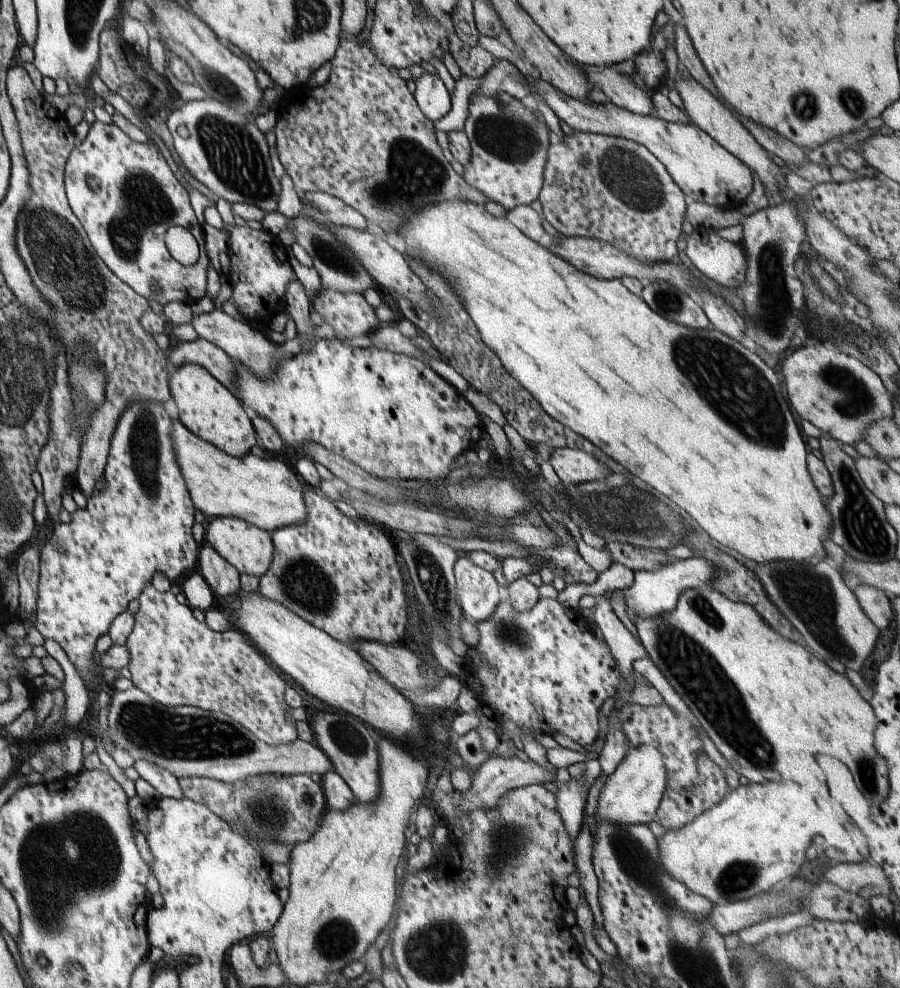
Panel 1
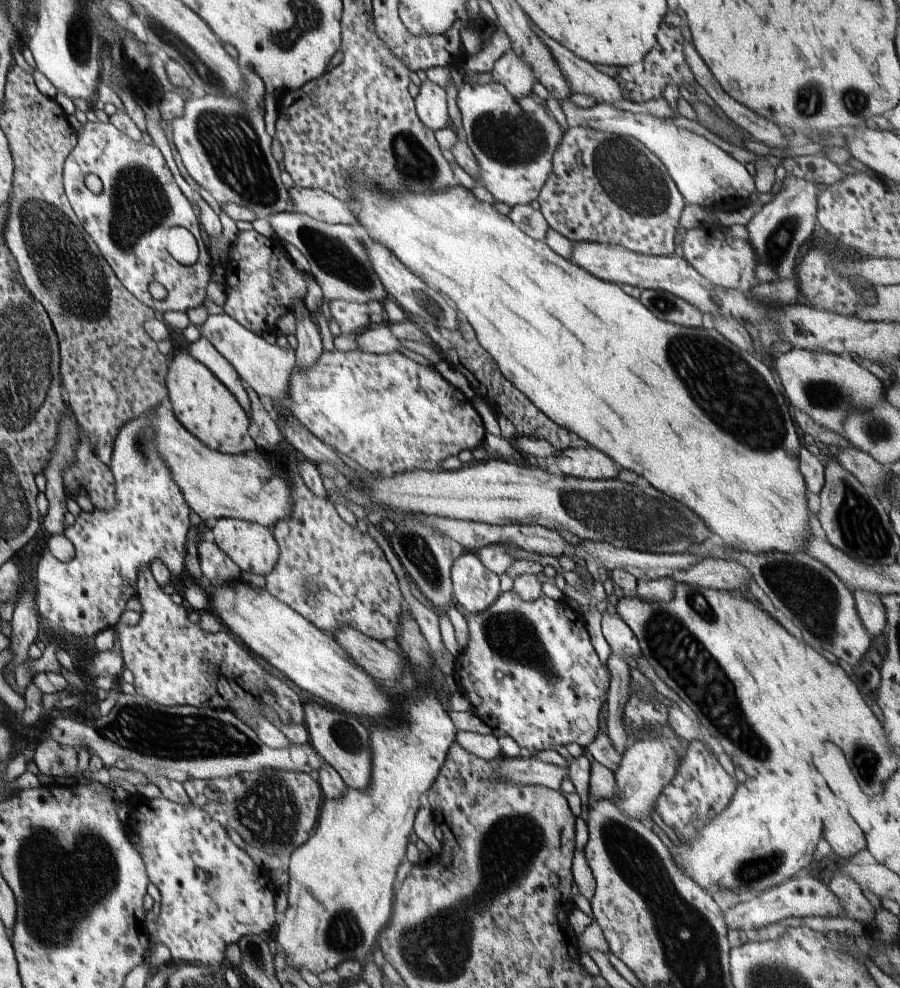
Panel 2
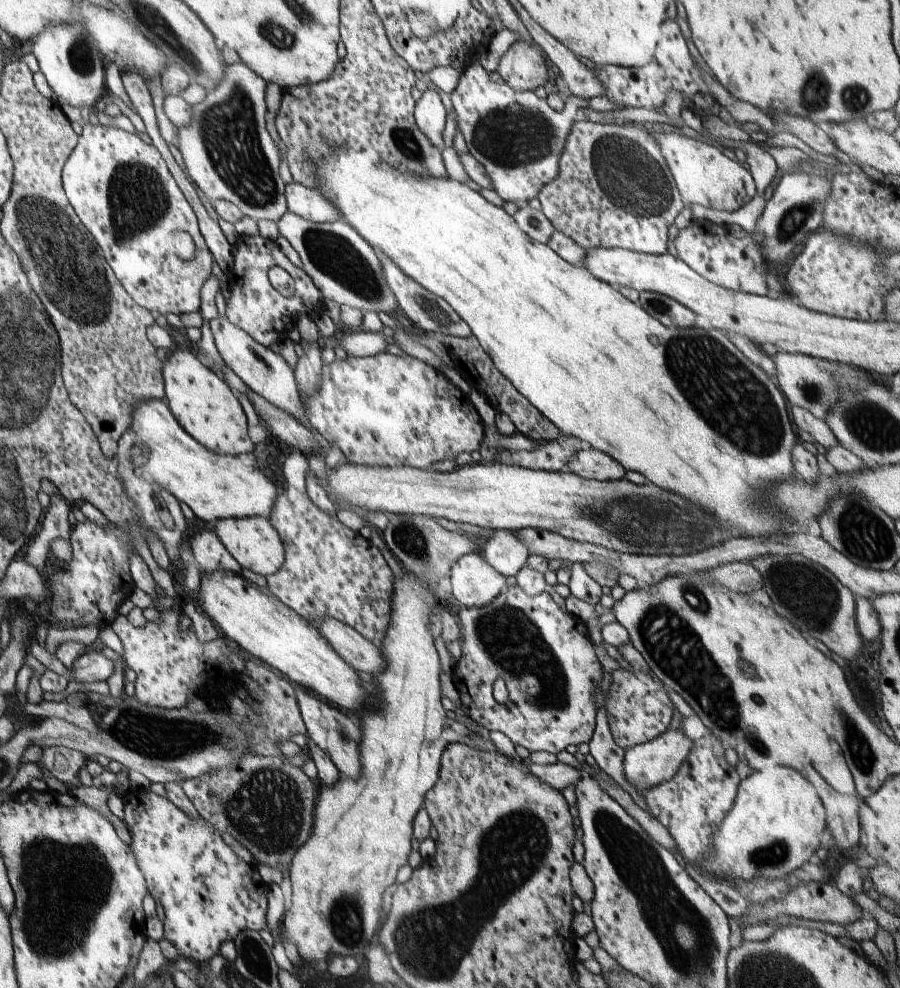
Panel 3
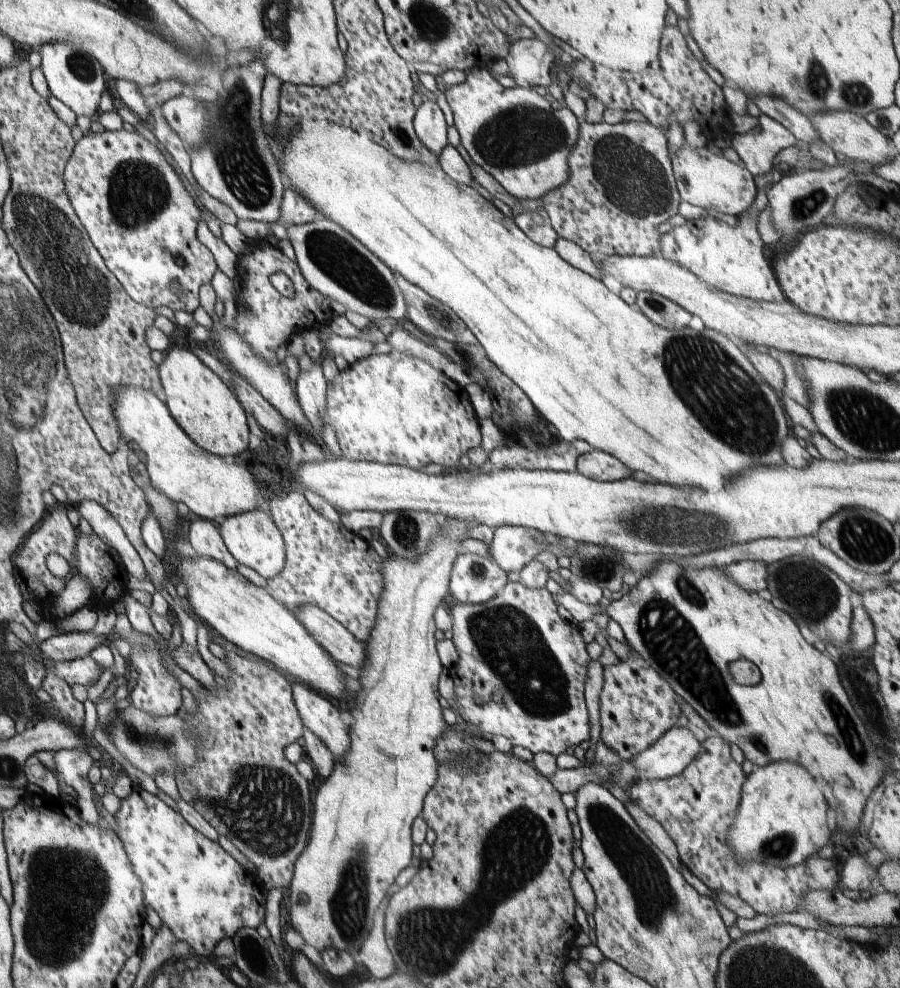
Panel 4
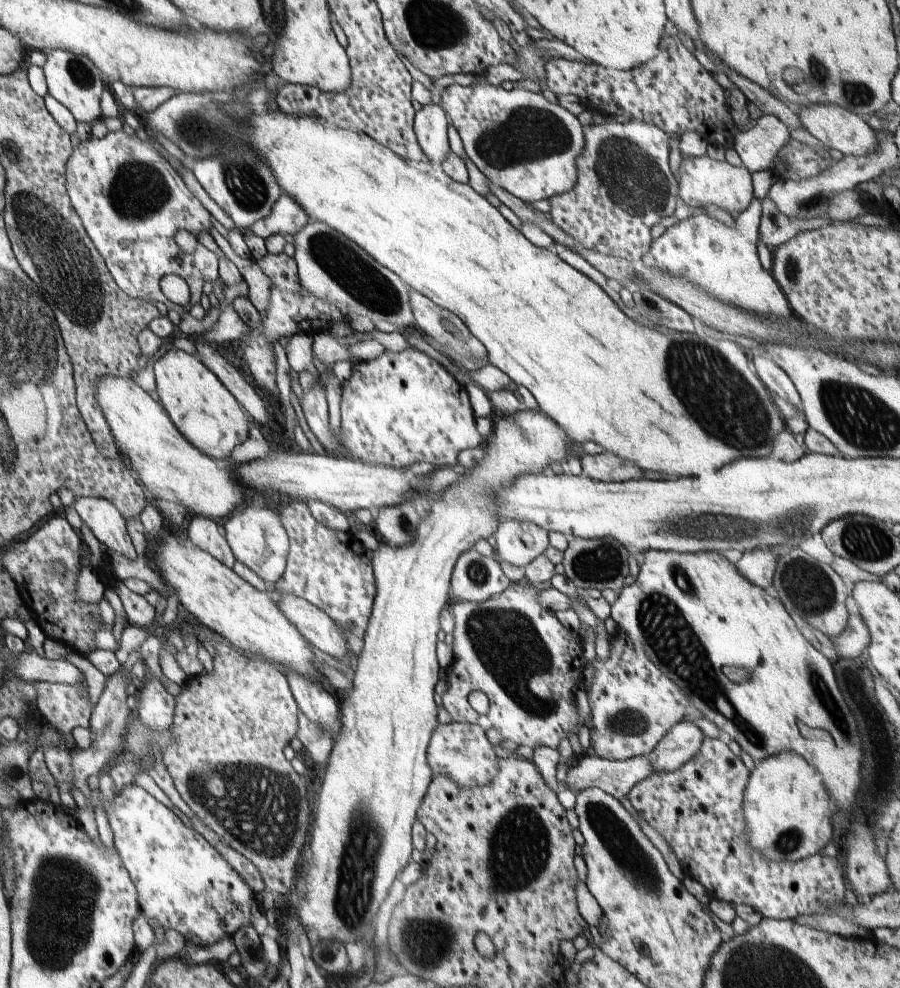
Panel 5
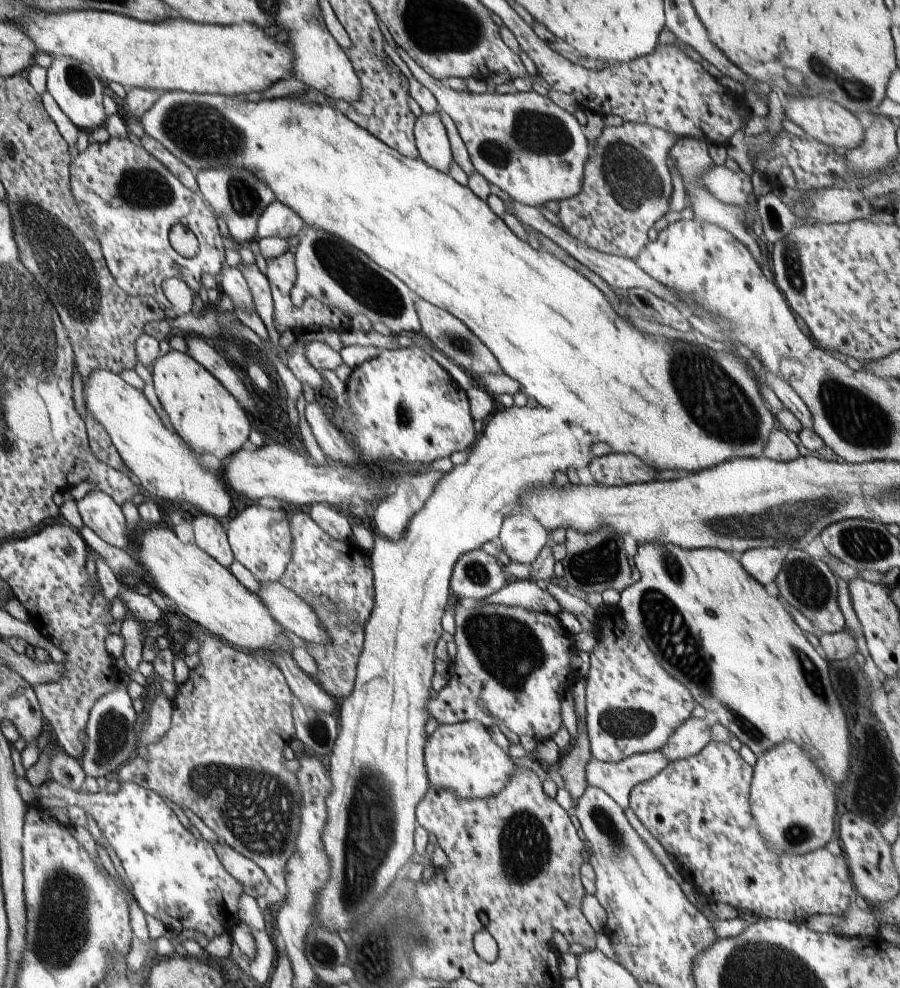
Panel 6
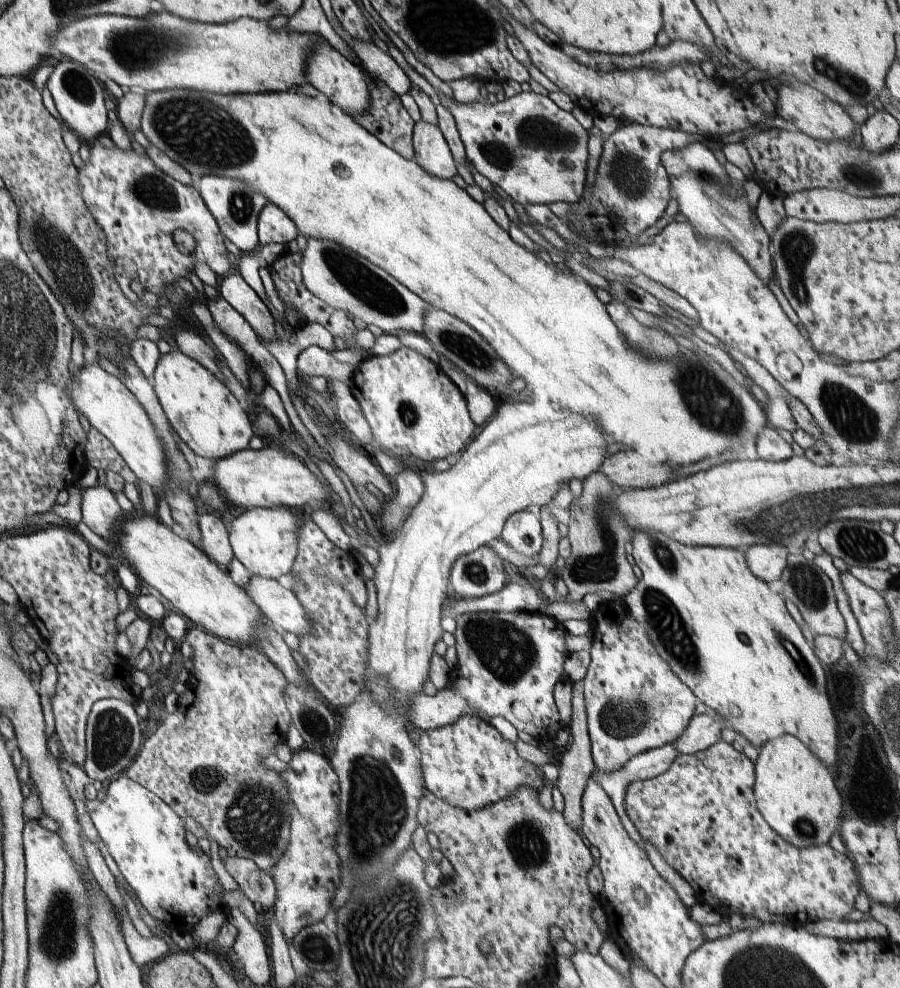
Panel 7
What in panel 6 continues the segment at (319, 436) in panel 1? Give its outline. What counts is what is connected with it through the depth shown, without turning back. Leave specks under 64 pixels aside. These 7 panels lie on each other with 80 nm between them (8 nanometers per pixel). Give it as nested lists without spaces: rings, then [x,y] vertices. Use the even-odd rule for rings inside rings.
[[[398,347],[395,349],[381,349],[381,352],[376,355],[376,358],[367,360],[364,364],[352,369],[346,383],[346,390],[349,398],[349,418],[346,419],[346,428],[354,436],[356,436],[356,446],[361,450],[361,458],[364,464],[368,462],[385,463],[390,460],[396,463],[414,463],[414,462],[428,462],[428,464],[438,460],[439,458],[446,458],[453,452],[468,451],[476,442],[476,428],[474,427],[474,419],[471,413],[467,391],[465,391],[440,365],[437,359],[432,358],[420,347]]]

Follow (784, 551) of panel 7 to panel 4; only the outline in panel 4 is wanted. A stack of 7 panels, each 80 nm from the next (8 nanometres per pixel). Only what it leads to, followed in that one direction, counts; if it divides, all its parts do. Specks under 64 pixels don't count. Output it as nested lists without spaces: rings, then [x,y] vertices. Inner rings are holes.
[[[745,560],[729,564],[724,570],[730,578],[750,592],[760,592],[767,588],[767,564],[764,561]]]

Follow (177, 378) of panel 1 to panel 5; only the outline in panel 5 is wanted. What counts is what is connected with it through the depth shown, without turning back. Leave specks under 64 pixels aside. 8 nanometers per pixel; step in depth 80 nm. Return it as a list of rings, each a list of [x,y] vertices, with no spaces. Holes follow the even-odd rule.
[[[173,347],[173,349],[167,350],[161,358],[155,359],[153,368],[156,381],[155,390],[158,392],[161,405],[168,412],[170,420],[176,425],[180,434],[200,452],[212,458],[227,459],[238,444],[249,439],[249,420],[246,410],[200,359]]]

